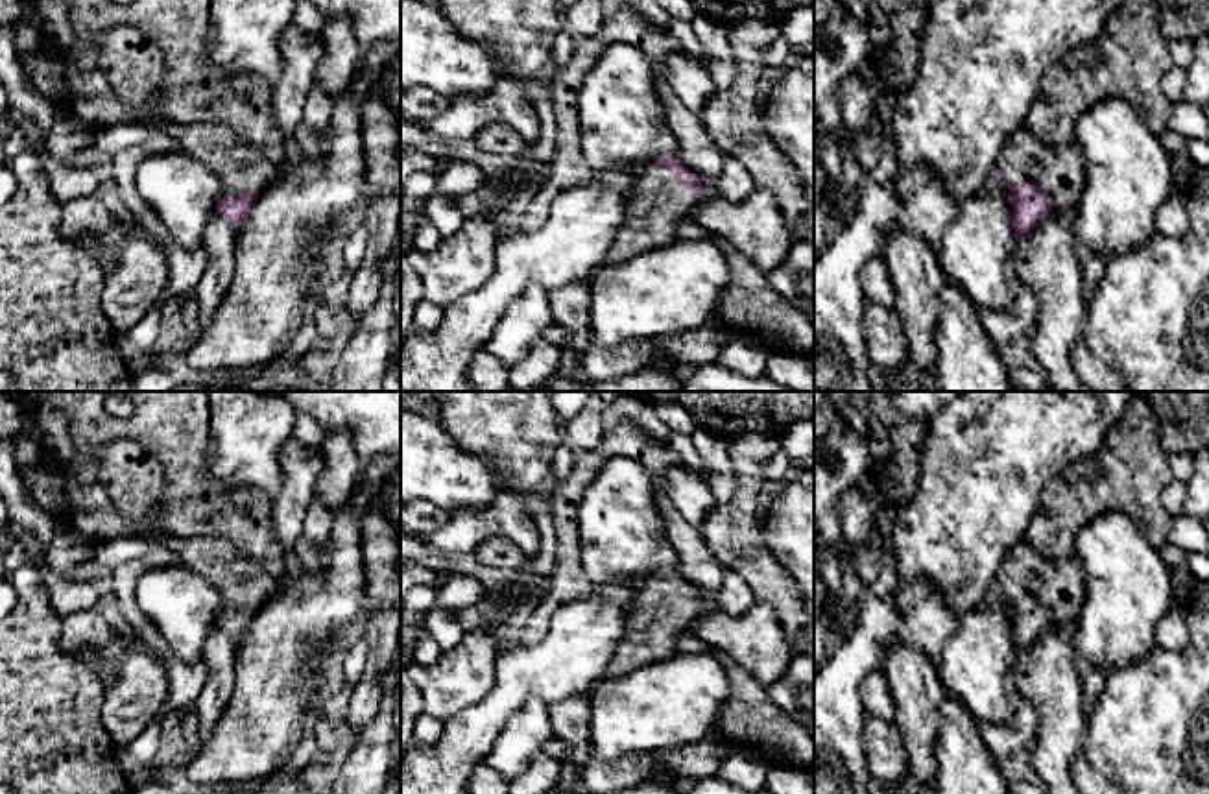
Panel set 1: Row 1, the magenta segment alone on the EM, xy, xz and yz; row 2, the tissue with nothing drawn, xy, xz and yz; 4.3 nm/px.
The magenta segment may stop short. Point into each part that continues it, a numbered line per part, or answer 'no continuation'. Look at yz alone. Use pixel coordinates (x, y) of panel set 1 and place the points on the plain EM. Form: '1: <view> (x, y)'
1: yz (1058, 584)

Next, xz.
1: xz (659, 615)

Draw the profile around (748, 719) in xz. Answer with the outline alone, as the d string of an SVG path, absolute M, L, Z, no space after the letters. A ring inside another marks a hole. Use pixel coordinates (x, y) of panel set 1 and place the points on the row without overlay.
M688 630L677 639L677 654L711 654L725 670L729 696L722 705L716 735L736 750L757 753L773 764L807 770L814 766L814 737L773 705L766 687L757 683L748 670Z

